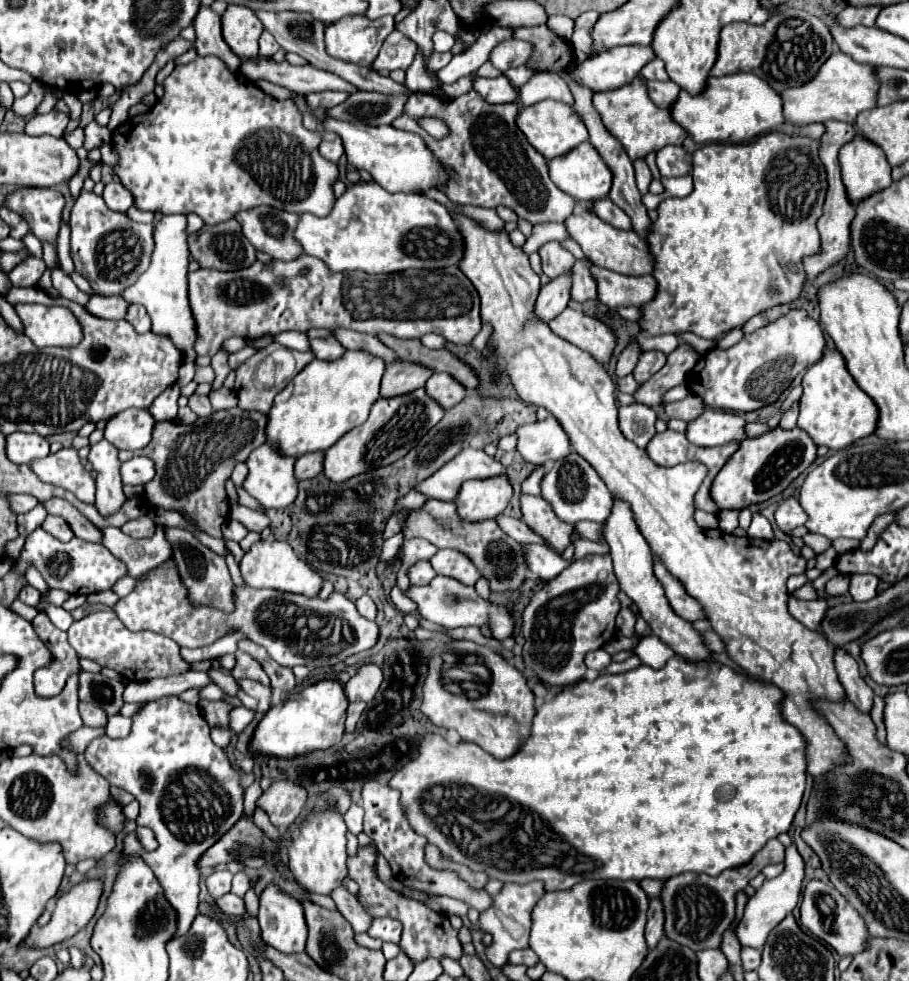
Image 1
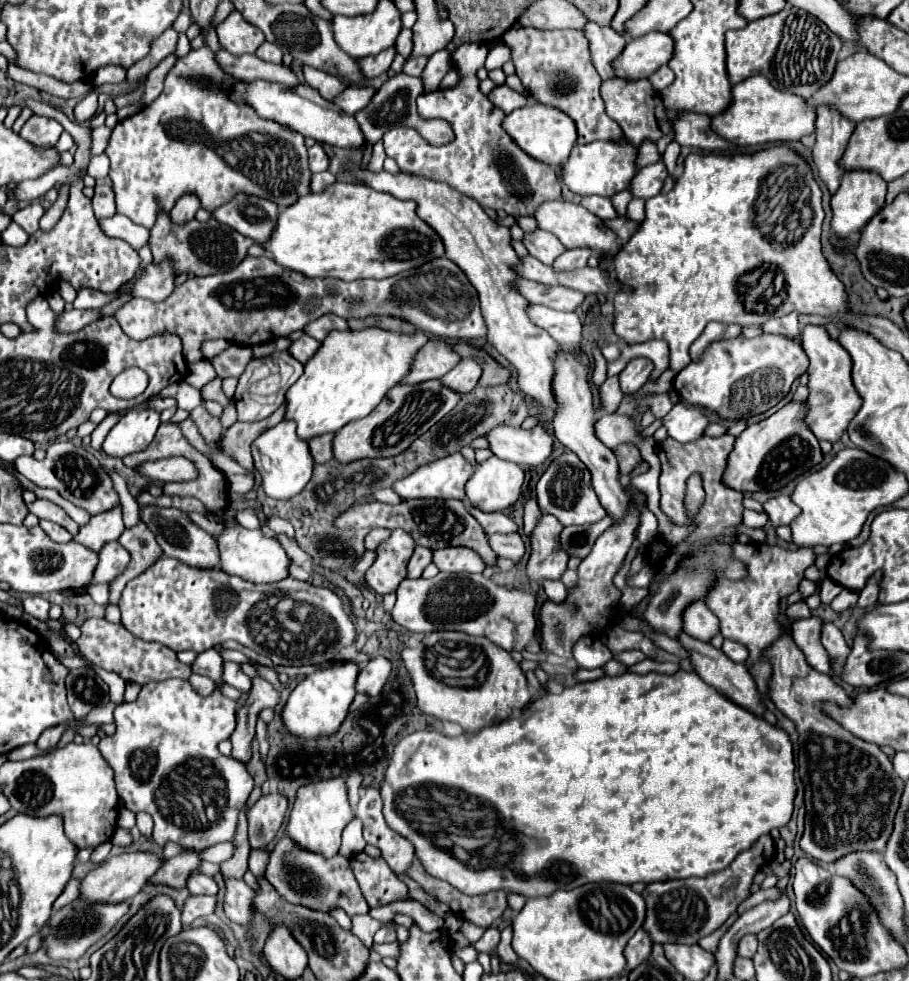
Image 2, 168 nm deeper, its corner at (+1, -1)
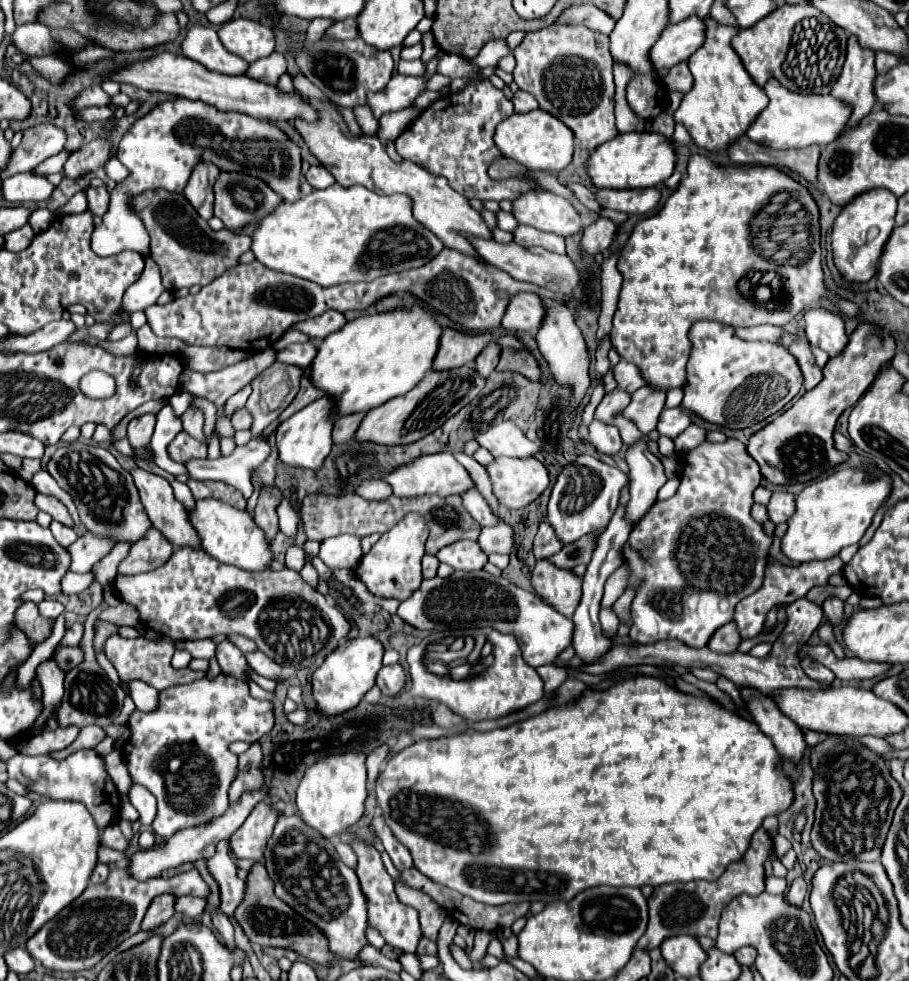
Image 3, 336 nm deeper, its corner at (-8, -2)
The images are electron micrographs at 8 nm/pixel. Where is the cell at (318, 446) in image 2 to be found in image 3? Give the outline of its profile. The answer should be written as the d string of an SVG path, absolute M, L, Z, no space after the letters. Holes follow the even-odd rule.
M363 414L341 416L333 426L333 444L345 444L347 440L351 440L359 428L361 418L363 418Z

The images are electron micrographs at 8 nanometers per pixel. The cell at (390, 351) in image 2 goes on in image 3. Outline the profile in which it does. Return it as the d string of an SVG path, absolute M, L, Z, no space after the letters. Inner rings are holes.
M423 304L385 314L359 316L321 342L319 354L311 364L311 384L333 400L333 412L337 416L369 412L417 386L431 368L439 334L441 326Z

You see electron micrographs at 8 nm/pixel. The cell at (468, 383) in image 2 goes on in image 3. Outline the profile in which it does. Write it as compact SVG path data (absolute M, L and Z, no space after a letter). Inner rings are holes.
M487 344L487 346L483 348L483 352L481 352L481 354L477 356L477 360L475 360L475 370L477 370L477 374L479 374L481 378L487 378L487 376L495 370L497 360L499 360L499 348L497 348L497 344Z

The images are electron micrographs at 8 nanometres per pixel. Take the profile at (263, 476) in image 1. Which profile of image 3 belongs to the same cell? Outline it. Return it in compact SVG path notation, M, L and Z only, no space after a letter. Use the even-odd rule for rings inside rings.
M319 398L313 404L305 406L301 412L293 414L285 420L275 432L275 444L279 452L279 460L289 468L309 468L317 472L323 466L323 460L331 452L331 428L333 428L333 402L329 398Z

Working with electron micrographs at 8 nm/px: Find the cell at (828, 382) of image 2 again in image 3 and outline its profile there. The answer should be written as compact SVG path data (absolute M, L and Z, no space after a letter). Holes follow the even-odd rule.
M811 308L805 312L805 322L803 322L805 334L811 342L811 346L817 346L829 354L829 358L839 356L849 338L845 334L843 318L835 316L833 312L825 308Z

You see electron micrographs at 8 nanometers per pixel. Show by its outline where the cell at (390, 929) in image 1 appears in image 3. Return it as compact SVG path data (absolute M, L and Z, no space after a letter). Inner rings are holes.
M359 846L353 848L359 862L357 862L357 876L361 882L361 890L365 892L367 900L369 900L369 922L381 932L381 936L385 938L385 942L393 948L399 948L403 952L415 952L417 942L421 938L421 928L419 928L419 920L417 920L417 910L403 904L399 906L399 898L395 894L393 888L393 878L389 876L389 872L385 870L383 862L381 862L381 854L371 848L371 846Z

